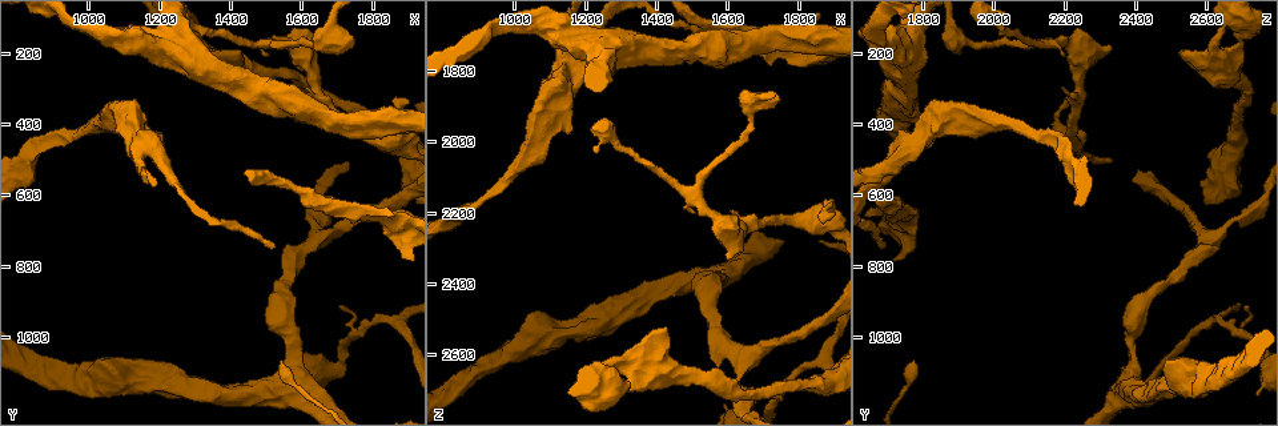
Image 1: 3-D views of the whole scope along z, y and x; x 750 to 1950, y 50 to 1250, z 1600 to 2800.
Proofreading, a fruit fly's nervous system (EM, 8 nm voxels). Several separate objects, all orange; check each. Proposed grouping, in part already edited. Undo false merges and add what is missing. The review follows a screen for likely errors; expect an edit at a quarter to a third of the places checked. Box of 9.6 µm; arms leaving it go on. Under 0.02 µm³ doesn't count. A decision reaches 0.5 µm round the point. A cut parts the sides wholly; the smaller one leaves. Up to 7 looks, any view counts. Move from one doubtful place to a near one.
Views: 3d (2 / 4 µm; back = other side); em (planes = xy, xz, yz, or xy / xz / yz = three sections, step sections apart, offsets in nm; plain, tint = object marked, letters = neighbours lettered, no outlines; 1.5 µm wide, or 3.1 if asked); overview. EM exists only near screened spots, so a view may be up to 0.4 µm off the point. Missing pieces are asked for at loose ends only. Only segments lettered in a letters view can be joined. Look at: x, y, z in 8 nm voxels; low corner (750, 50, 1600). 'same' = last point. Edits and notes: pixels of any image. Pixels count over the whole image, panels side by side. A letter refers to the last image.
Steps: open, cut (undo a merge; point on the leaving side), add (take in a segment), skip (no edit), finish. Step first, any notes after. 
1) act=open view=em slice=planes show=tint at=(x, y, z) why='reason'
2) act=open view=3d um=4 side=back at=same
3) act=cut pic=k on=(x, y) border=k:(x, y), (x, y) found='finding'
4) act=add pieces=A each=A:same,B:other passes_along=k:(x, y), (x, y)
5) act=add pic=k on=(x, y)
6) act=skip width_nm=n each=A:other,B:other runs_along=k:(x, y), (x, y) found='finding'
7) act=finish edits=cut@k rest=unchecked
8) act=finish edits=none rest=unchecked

act=open view=3d um=2 side=back at=(1040, 410, 2050) why='calibre changes'

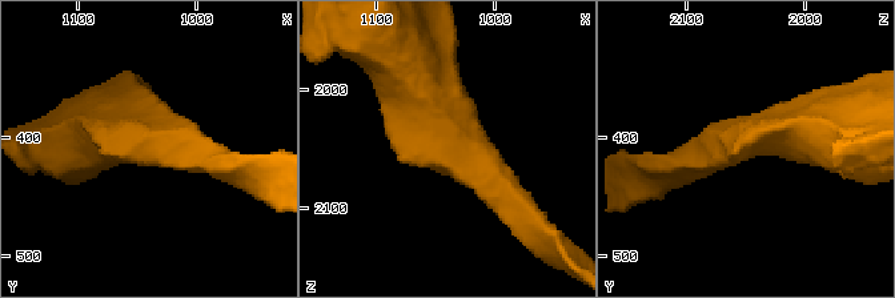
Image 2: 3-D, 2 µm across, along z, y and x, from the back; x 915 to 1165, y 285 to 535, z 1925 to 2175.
act=open view=em slice=xy step=8 show=letters at=(1034, 400, 2042) arm_widths_nm=190,460 why='need the tissue'

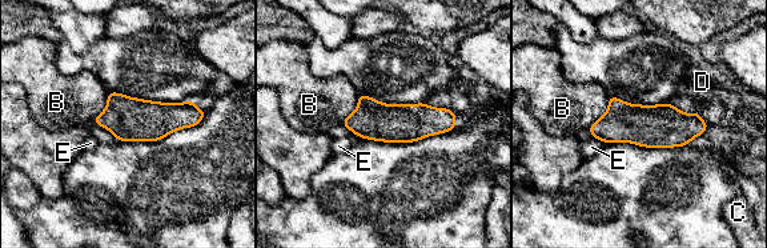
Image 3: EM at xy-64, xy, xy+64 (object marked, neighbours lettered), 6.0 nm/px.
act=skip each=B:other,C:other,D:other,E:other found='one neuron here'

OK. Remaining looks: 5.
act=open view=em slice=planes show=letters at=(1150, 460, 1770) why='side arm on a straight run'

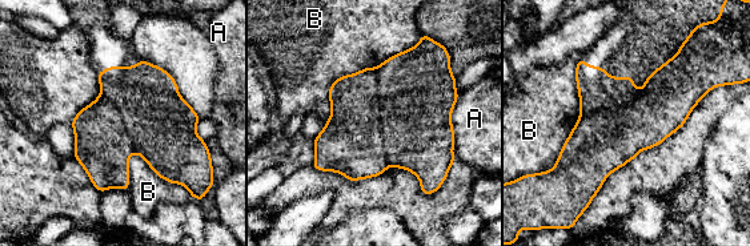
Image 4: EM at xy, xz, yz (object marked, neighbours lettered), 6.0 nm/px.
act=cut pic=4 on=(416, 100) width_nm=460 each=A:other,B:other found='a second neuron is stuck on'

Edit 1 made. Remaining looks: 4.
act=finish edits=cut@4 rest=unchecked

